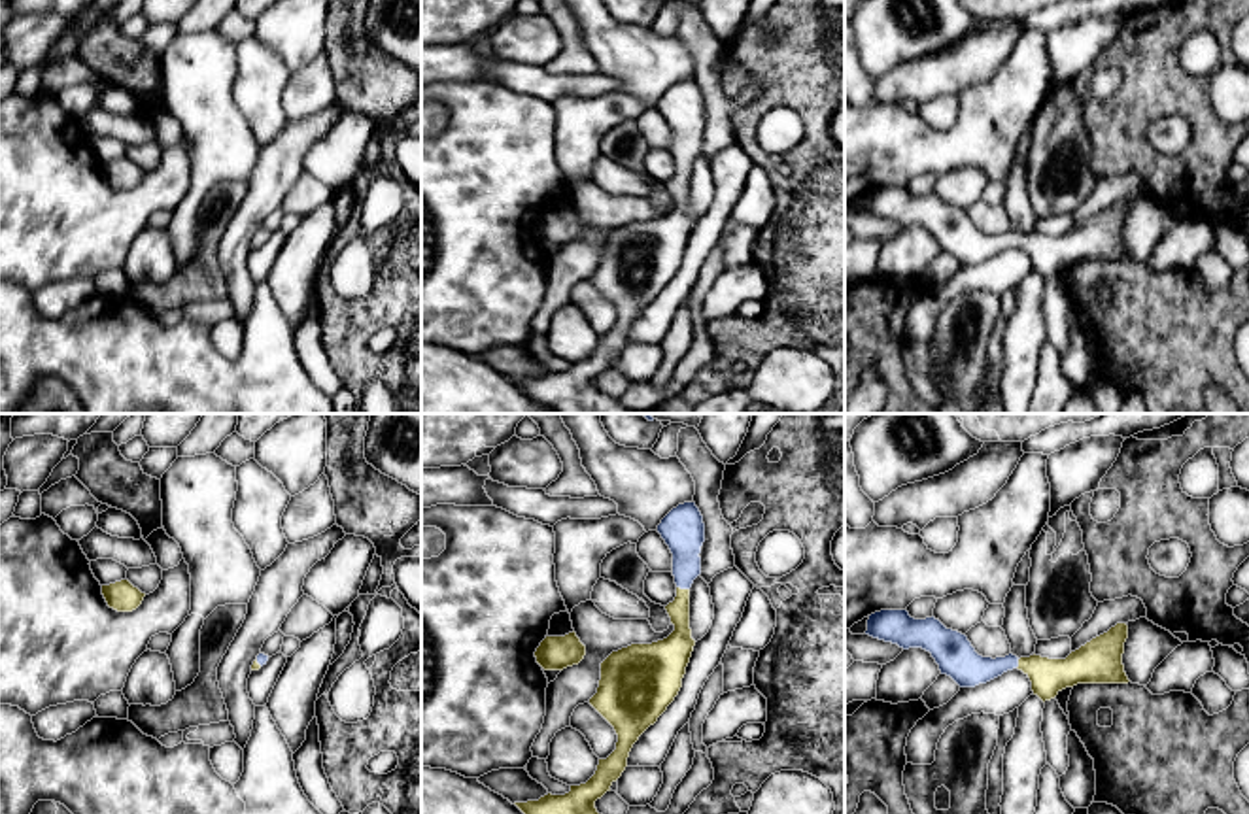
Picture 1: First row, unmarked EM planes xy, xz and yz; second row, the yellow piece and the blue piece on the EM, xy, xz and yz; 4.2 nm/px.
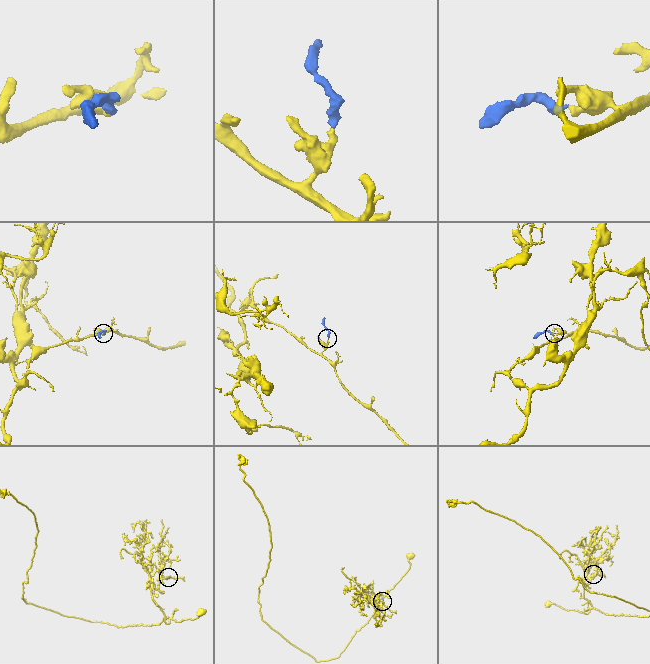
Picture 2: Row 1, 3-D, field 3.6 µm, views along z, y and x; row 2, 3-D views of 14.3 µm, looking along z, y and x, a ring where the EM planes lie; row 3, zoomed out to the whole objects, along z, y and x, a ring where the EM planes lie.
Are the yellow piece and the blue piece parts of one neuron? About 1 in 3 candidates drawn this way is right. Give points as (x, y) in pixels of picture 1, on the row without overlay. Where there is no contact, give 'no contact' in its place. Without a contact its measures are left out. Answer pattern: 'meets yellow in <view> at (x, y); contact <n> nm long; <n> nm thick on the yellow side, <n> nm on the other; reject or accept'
meets yellow in xz at (683, 167); contact 60 nm long; 130 nm thick on the yellow side, 180 nm on the other; accept

